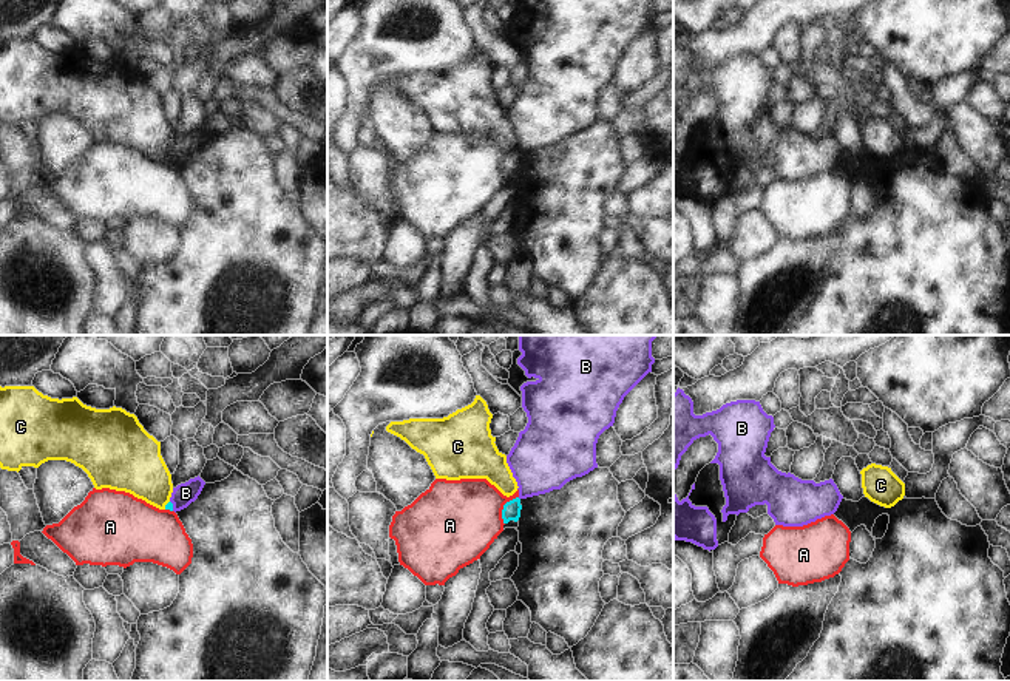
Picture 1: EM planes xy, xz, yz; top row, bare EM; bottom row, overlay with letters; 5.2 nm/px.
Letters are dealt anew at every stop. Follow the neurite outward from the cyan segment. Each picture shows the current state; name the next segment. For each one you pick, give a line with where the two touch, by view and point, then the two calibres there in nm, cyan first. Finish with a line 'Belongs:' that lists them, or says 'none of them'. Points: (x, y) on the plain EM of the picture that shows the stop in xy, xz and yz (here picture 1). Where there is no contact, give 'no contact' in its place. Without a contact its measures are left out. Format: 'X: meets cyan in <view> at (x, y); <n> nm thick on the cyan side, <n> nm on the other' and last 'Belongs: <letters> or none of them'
Belongs: none of them

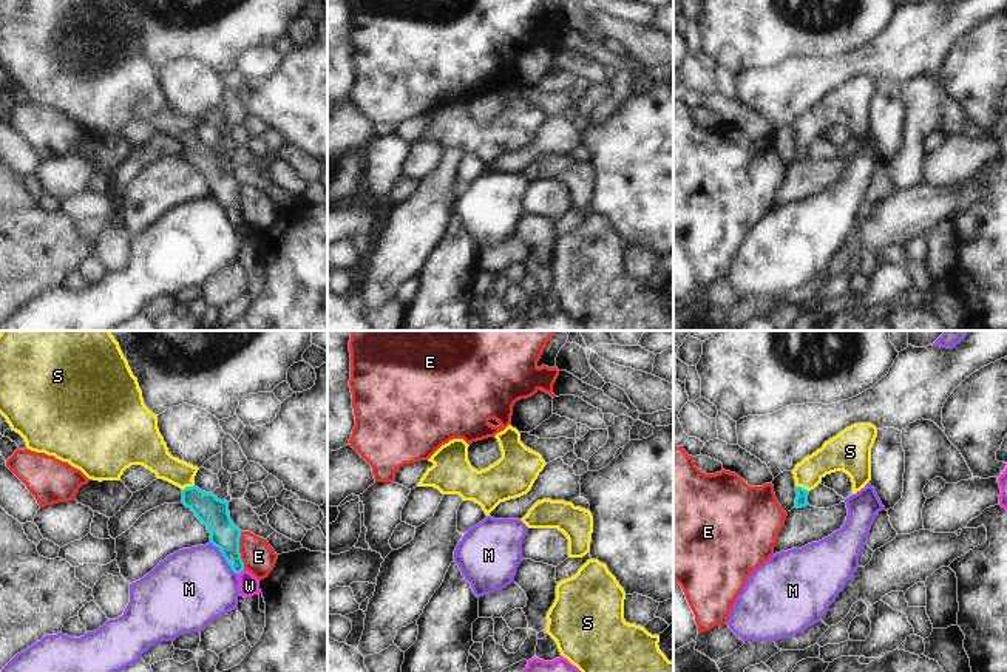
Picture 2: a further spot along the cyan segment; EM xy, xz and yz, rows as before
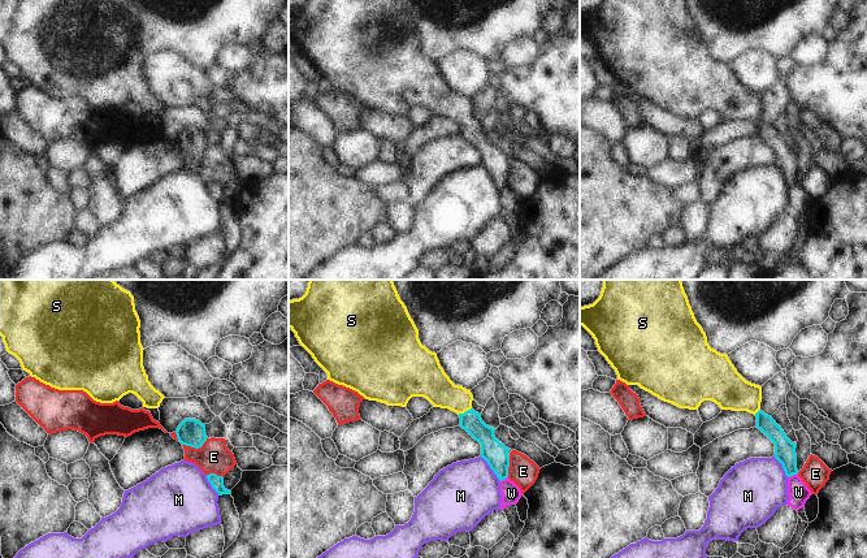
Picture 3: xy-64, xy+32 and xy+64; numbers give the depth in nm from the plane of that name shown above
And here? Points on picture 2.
S: meets cyan in yz at (800, 141); 60 nm thick on the cyan side, 170 nm on the other
Belongs: S

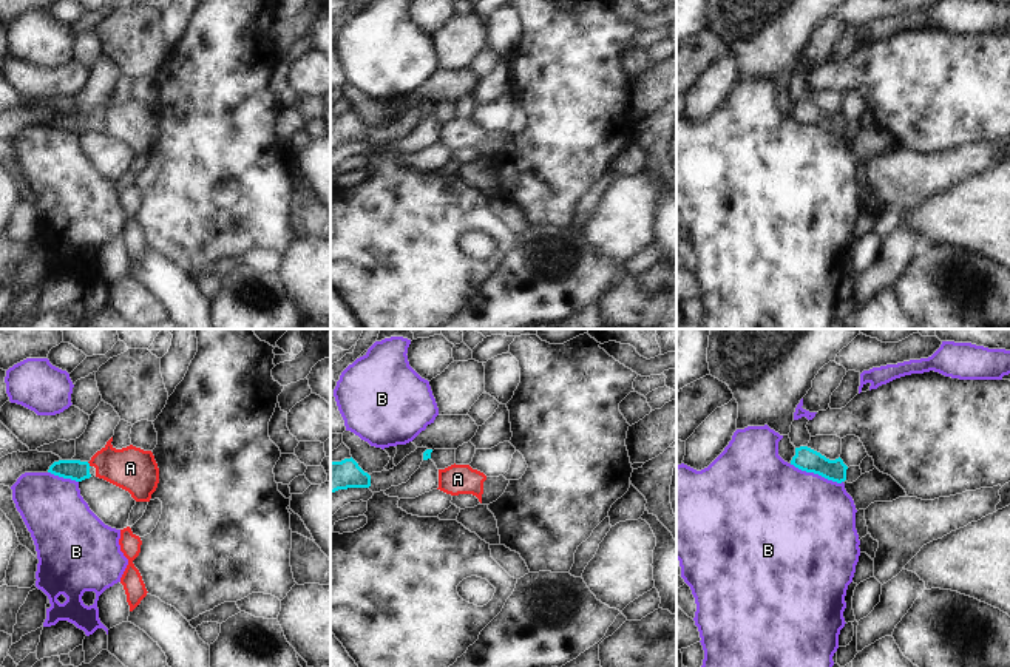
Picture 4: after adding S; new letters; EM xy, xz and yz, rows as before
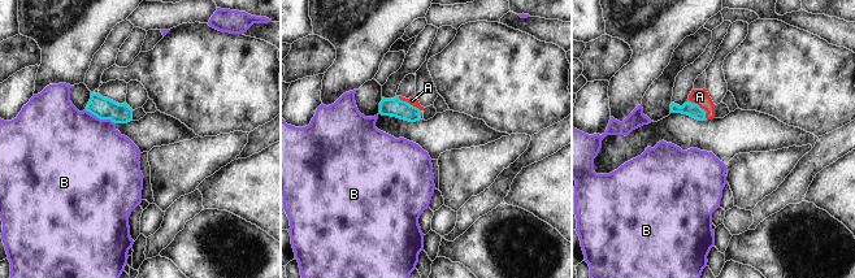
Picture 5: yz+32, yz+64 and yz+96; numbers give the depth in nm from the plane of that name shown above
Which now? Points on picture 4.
A: meets cyan in xy at (88, 119); 110 nm thick on the cyan side, 220 nm on the other
Belongs: A

